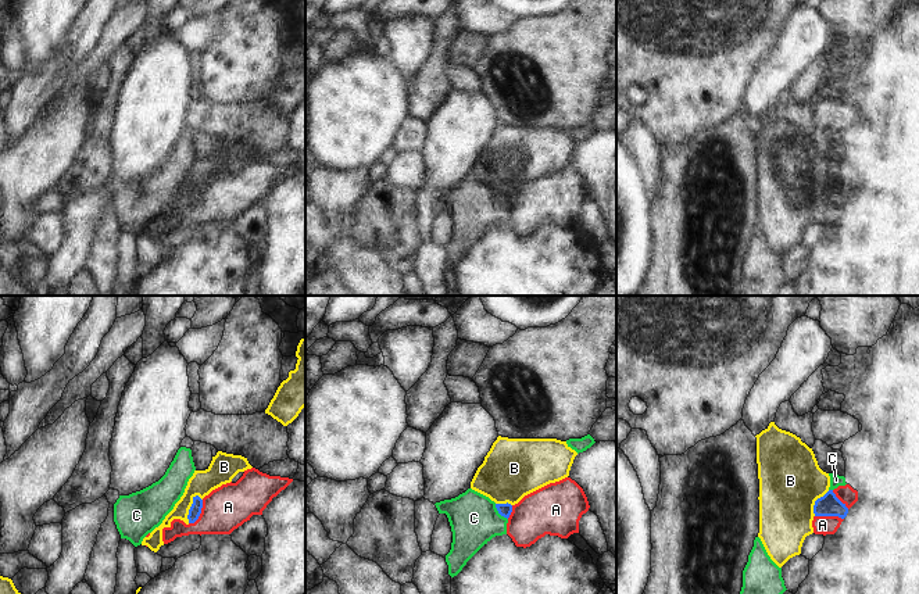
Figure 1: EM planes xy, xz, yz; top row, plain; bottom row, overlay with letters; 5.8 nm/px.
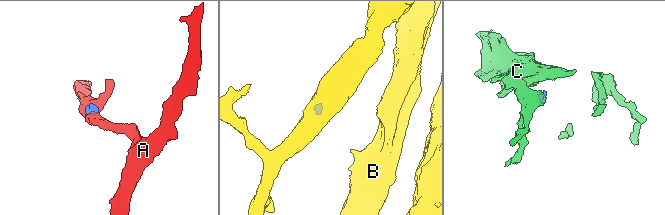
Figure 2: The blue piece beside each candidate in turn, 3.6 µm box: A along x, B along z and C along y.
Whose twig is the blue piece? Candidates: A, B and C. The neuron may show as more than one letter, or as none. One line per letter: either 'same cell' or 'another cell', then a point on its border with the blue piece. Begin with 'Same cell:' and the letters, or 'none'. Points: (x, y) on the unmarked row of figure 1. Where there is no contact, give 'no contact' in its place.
Same cell: A
A: same cell; contact yz (829, 204)
B: another cell; contact xy (190, 197)
C: another cell; contact xz (499, 201)

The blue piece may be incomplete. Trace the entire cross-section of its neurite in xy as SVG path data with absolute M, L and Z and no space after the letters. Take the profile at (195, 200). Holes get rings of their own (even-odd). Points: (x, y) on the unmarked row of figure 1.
M255 157L239 161L230 172L222 173L212 179L203 189L196 185L189 198L189 212L186 214L180 208L174 208L169 217L162 218L162 230L168 233L176 226L189 223L230 223L235 218L250 210L253 204L262 204L267 194L285 179L293 168L269 165L260 161Z

